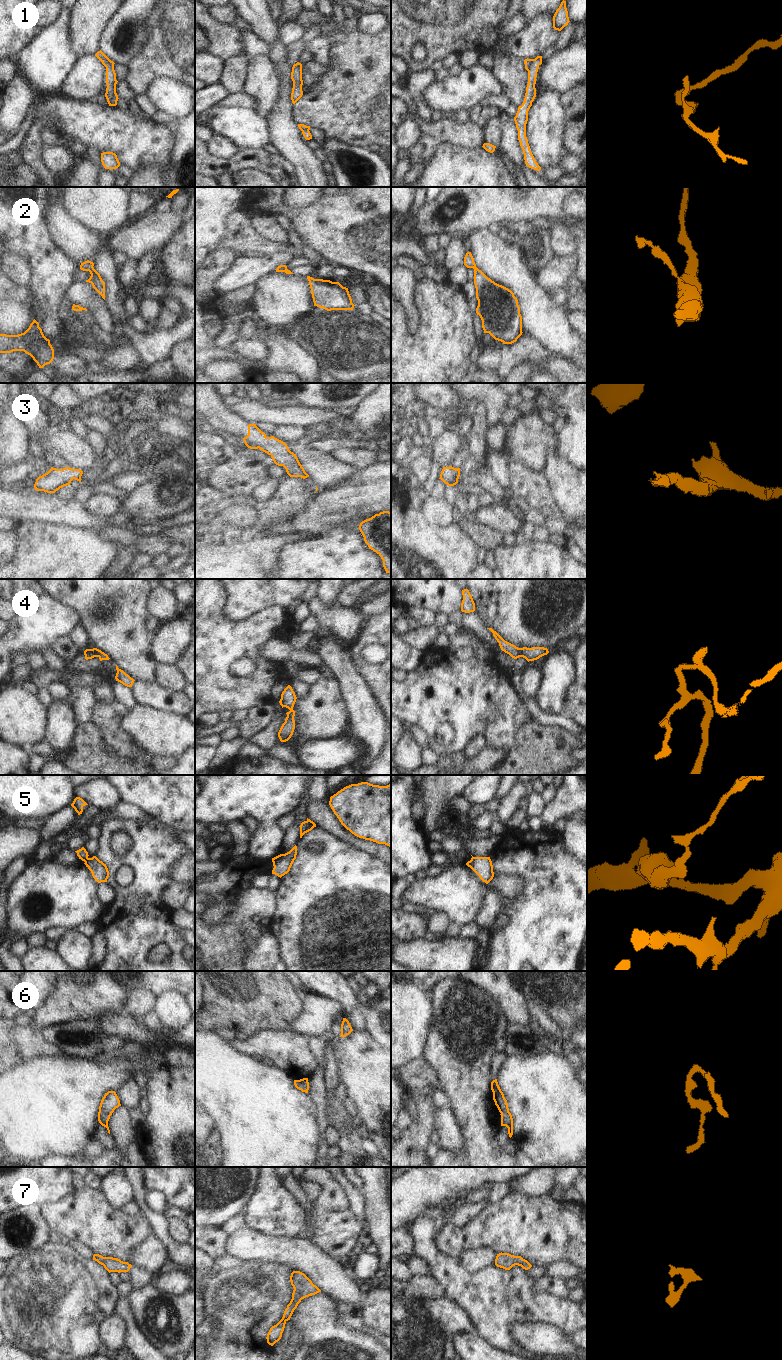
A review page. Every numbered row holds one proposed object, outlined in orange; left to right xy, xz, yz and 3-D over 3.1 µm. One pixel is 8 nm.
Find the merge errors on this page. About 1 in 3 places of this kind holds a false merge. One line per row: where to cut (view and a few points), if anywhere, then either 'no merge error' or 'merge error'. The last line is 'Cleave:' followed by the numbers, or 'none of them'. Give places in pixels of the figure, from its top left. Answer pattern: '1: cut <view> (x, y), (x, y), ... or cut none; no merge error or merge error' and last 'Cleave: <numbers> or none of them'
1: cut none; no merge error
2: cut none; no merge error
3: cut none; no merge error
4: cut xy (94, 648), (96, 656); merge error
5: cut xz (282, 854), (282, 857), (274, 866); merge error
6: cut none; no merge error
7: cut none; no merge error
Cleave: 4, 5

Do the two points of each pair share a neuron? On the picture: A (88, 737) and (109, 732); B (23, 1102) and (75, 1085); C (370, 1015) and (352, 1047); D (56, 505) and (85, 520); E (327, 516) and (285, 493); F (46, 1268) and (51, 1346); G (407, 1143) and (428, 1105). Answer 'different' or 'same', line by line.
A: different
B: same
C: different
D: same
E: different
F: same
G: same

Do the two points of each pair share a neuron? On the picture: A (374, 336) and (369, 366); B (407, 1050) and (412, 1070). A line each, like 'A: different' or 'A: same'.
A: same
B: different

